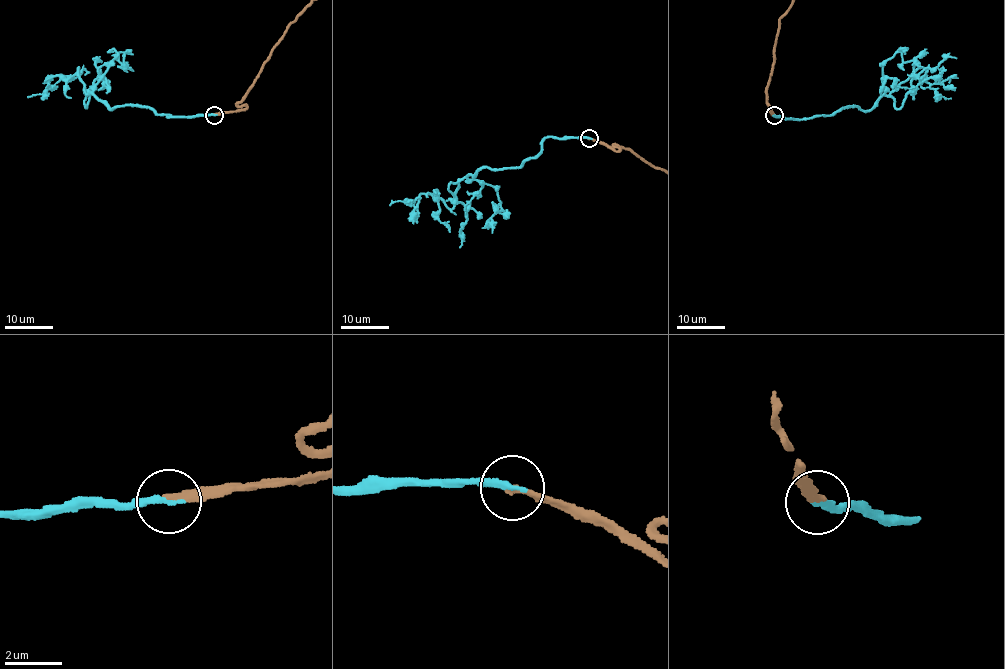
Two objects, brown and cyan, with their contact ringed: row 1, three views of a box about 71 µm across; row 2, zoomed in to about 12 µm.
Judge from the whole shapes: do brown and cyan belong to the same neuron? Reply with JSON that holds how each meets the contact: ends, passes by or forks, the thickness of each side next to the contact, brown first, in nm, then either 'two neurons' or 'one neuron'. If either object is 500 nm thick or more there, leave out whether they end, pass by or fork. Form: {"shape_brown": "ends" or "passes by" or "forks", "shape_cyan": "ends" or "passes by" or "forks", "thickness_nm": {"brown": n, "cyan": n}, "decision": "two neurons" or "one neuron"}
{"shape_brown": "ends", "shape_cyan": "ends", "thickness_nm": {"brown": 260, "cyan": 240}, "decision": "one neuron"}

